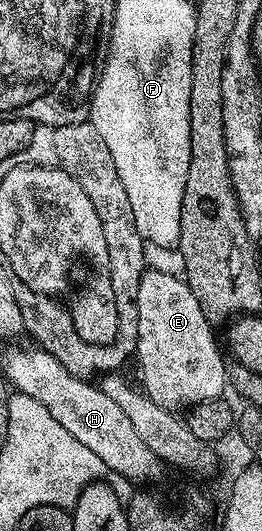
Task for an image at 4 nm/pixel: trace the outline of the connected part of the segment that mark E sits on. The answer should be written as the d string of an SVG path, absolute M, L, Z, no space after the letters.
M145 268L142 283L138 283L138 335L136 336L135 360L140 363L140 379L144 396L150 398L158 407L173 411L191 410L203 401L214 401L221 396L226 381L226 365L220 354L220 345L212 334L213 322L202 311L194 291L190 291L183 276L167 273L164 269Z

